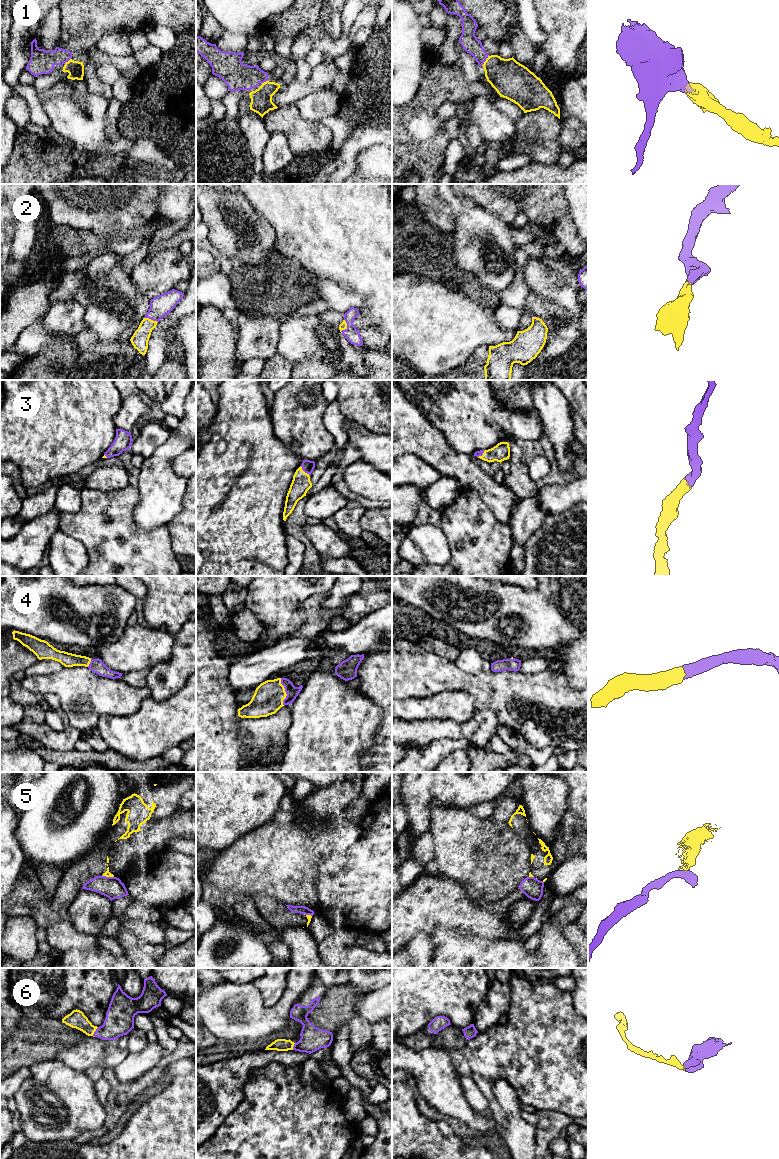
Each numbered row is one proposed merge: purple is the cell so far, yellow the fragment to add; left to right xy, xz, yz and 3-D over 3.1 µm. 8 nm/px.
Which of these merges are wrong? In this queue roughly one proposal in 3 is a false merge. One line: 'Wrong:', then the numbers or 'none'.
Wrong: 5

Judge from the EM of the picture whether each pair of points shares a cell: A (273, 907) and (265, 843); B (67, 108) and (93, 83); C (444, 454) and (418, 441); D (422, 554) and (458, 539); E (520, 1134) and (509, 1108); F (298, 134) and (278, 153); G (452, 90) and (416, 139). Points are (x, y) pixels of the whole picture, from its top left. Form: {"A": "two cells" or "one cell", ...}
{"A": "two cells", "B": "two cells", "C": "one cell", "D": "two cells", "E": "one cell", "F": "two cells", "G": "one cell"}

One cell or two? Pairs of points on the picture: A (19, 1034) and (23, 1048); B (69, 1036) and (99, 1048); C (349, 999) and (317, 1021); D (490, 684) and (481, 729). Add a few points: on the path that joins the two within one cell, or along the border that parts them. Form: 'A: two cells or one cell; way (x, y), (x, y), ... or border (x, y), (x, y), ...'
A: one cell; way (19, 1037), (20, 1045)
B: two cells; border (88, 1036), (58, 1051)
C: one cell; way (341, 1001), (325, 1016)
D: two cells; border (476, 708), (491, 709), (501, 724)

